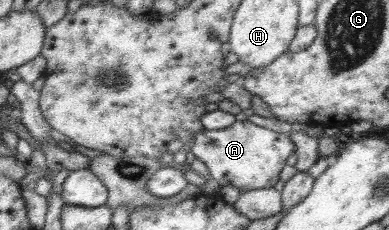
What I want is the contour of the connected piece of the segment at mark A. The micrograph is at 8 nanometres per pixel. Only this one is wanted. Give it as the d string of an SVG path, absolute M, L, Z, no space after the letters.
M235 121L226 129L202 129L195 133L191 152L203 161L210 171L210 178L220 187L236 187L241 193L254 189L273 188L281 179L280 171L286 161L296 153L291 134L278 133L258 127L250 121Z

